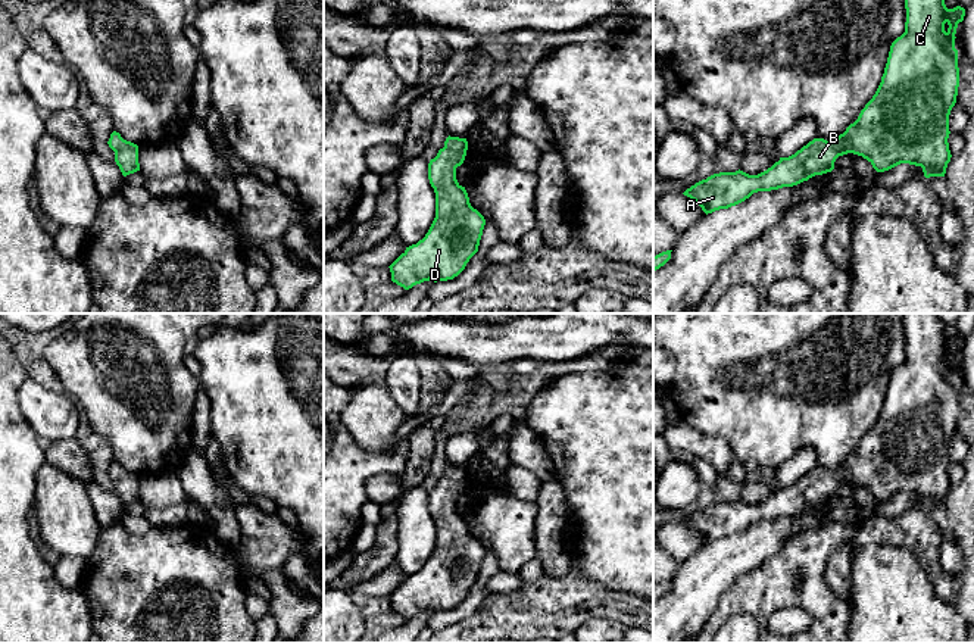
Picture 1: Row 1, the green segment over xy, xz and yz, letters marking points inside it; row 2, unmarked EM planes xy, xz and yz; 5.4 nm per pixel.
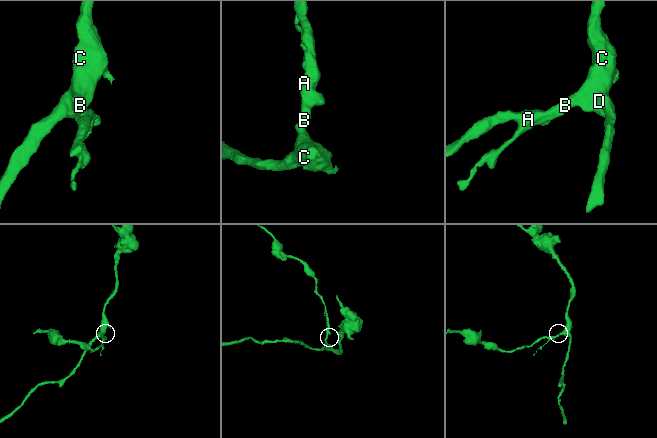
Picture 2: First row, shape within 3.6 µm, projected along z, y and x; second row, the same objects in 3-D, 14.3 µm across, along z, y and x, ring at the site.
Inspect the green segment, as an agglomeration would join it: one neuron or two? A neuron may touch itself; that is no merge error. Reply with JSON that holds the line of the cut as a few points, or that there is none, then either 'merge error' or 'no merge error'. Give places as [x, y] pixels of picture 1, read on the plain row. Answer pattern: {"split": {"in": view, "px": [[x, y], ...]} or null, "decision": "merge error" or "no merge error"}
{"split": null, "decision": "no merge error"}

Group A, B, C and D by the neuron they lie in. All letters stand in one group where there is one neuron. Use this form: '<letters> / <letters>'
A B C D

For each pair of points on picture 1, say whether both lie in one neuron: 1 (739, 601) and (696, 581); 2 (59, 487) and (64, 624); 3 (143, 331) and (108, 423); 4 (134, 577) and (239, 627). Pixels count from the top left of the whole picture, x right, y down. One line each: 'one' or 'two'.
1: two
2: two
3: one
4: one

